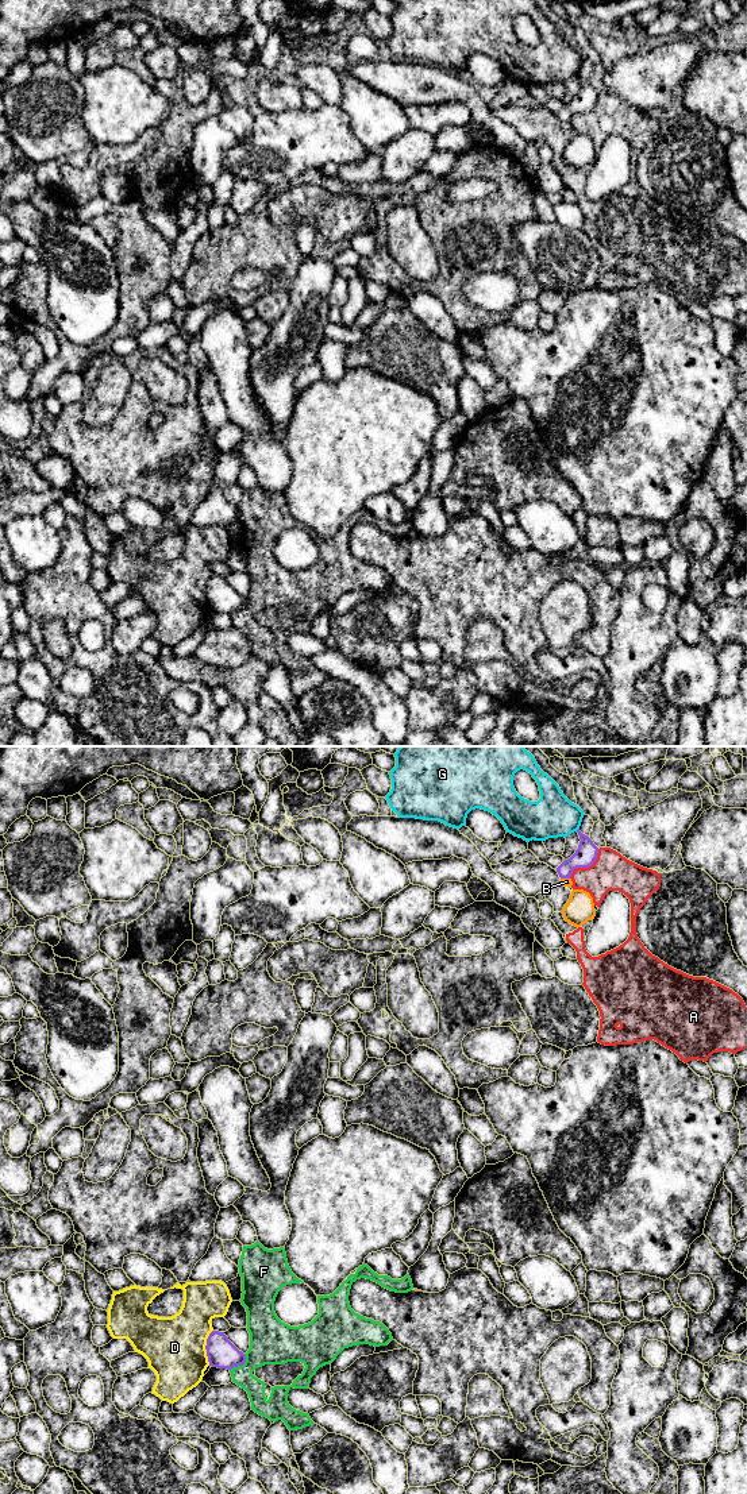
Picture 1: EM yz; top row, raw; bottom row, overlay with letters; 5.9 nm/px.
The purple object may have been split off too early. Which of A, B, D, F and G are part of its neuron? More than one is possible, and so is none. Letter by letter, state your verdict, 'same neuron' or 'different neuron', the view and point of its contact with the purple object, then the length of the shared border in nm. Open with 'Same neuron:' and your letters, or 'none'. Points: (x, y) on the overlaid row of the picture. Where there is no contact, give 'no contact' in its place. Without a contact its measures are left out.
Same neuron: none
A: different neuron | yz (586, 867) | 260 nm
B: different neuron | yz (565, 877) | 60 nm
D: different neuron | yz (205, 1347) | 220 nm
F: different neuron | yz (241, 1365) | 140 nm
G: different neuron | no contact

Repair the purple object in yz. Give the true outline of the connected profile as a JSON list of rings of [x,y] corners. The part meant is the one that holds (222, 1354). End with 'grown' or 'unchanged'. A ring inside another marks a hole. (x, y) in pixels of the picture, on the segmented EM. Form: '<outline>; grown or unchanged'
[[[212,1331],[207,1339],[205,1350],[212,1367],[231,1370],[246,1362],[246,1355],[228,1340],[224,1332]]]; unchanged

